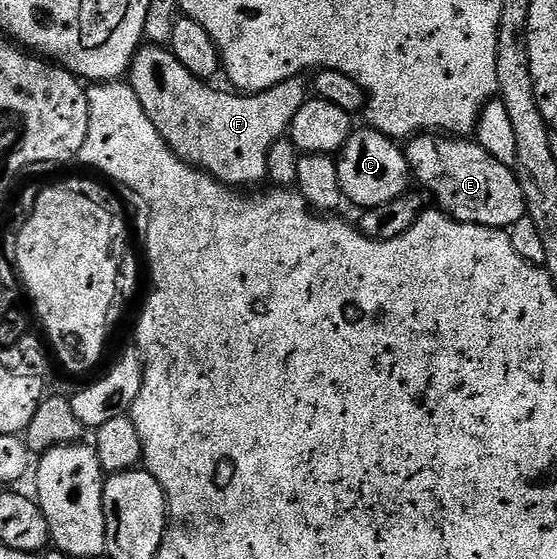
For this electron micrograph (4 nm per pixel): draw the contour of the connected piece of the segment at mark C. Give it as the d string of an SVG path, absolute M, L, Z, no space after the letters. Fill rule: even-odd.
M370 125L352 130L345 145L337 152L339 176L344 200L356 203L359 209L380 207L397 197L408 194L413 176L404 148L390 135L383 135Z

